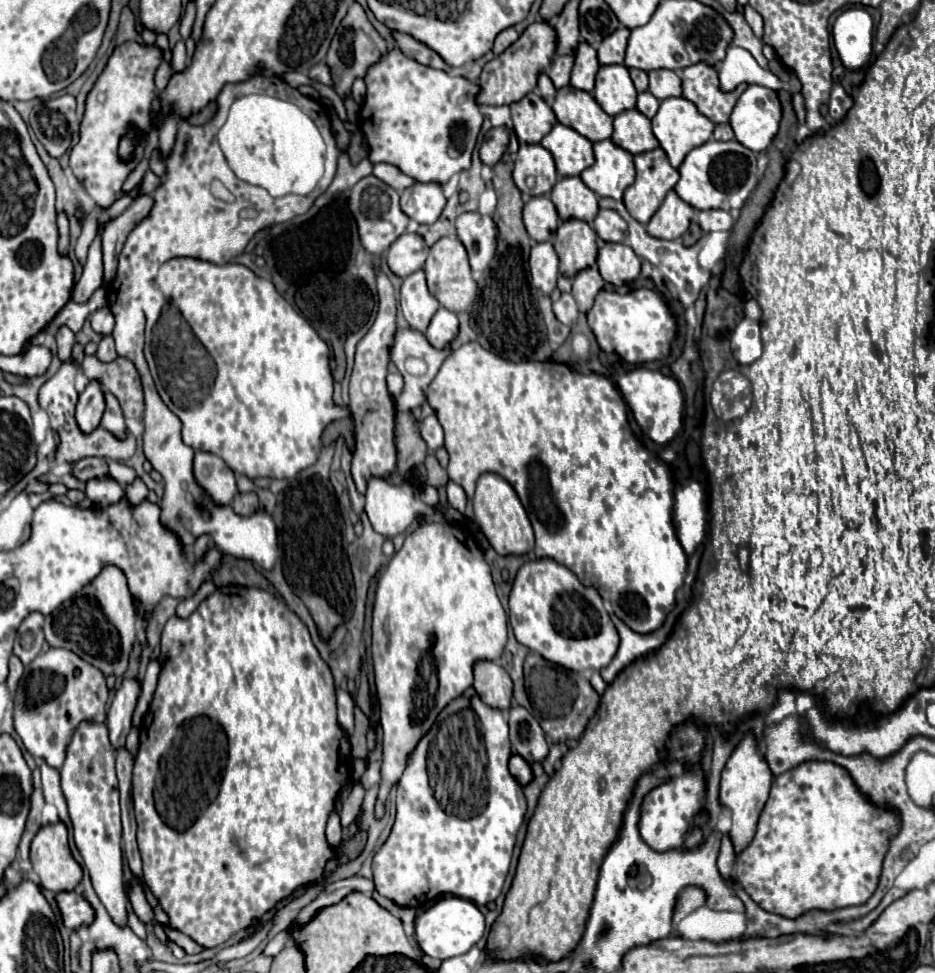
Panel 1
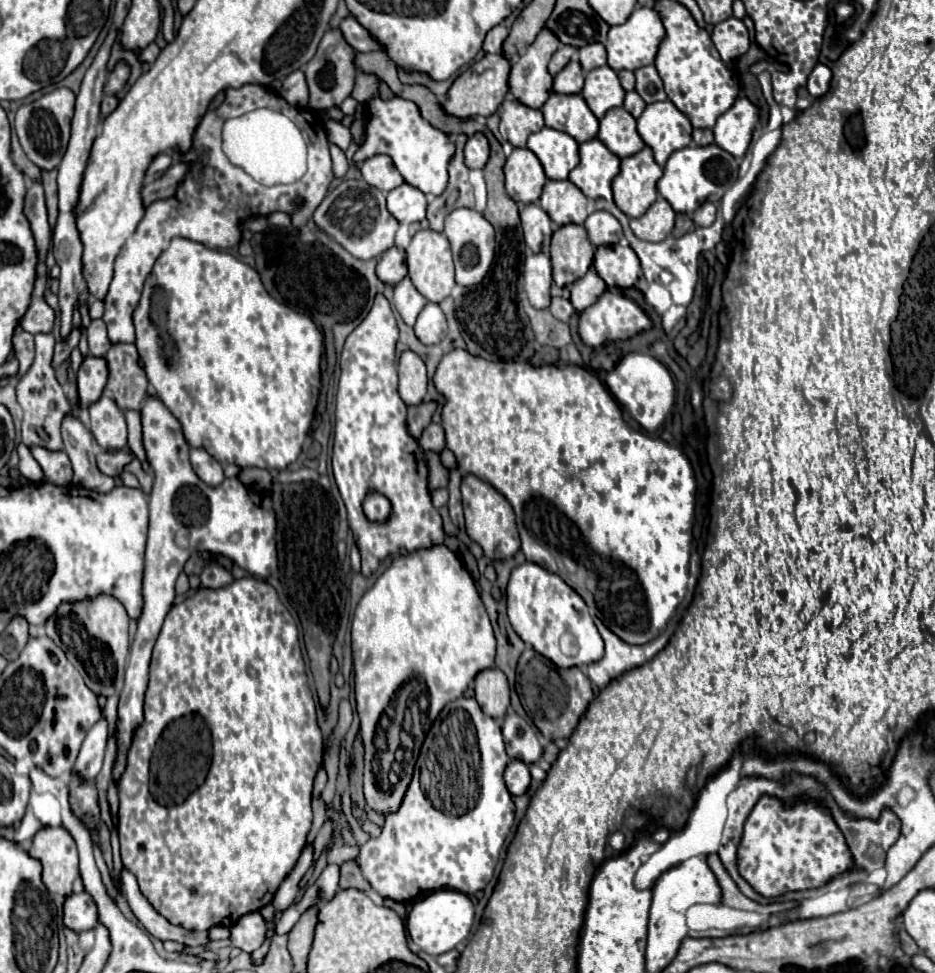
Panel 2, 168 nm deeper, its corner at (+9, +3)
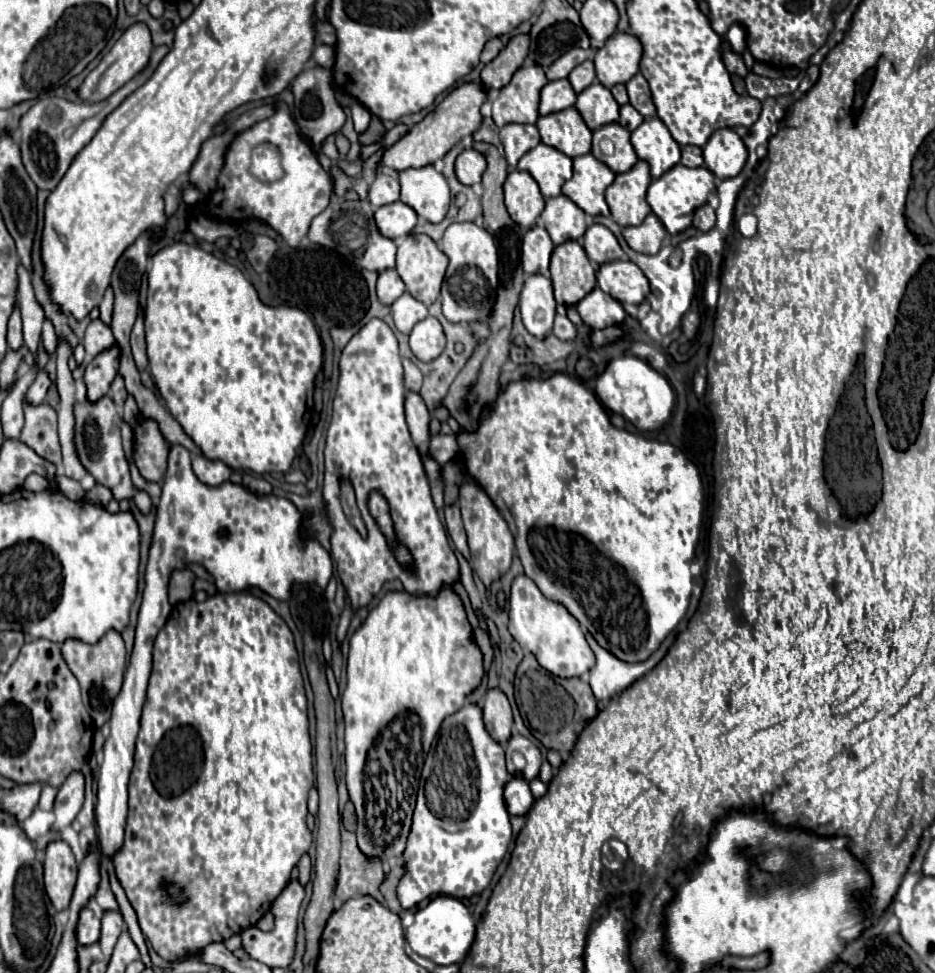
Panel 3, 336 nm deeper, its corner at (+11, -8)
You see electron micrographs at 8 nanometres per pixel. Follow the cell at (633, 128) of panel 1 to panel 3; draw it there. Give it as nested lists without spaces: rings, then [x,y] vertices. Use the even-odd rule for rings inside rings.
[[[617,122],[607,124],[593,132],[591,154],[597,160],[605,162],[615,174],[627,172],[639,160],[631,146],[629,136],[631,136],[631,132],[625,130],[621,124],[617,124]]]

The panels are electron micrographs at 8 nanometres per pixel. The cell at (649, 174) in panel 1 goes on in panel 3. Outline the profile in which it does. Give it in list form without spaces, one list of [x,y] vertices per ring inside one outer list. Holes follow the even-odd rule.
[[[639,160],[629,172],[615,176],[615,182],[605,192],[605,200],[619,226],[639,226],[651,212],[651,206],[645,200],[649,184],[651,174],[645,160]]]

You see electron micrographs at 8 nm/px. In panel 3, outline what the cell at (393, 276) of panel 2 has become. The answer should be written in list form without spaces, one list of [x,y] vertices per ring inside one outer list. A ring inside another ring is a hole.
[[[383,270],[377,280],[377,296],[383,304],[393,304],[405,292],[405,284],[399,278],[397,270]]]

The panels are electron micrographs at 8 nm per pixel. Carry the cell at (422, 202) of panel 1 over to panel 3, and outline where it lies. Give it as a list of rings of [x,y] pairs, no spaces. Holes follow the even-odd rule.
[[[397,200],[397,202],[377,208],[375,222],[377,222],[377,228],[381,230],[381,234],[395,240],[395,238],[407,236],[415,228],[417,212],[411,206],[407,206],[405,202]]]

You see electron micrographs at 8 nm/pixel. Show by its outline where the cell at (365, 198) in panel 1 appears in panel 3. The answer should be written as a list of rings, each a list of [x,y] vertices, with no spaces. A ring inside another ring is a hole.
[[[331,196],[329,206],[319,216],[313,218],[307,236],[311,242],[319,246],[339,252],[359,268],[375,270],[375,272],[395,268],[395,250],[397,250],[395,242],[391,238],[385,238],[379,232],[373,214],[375,214],[375,208],[369,204],[369,200],[343,200],[343,198]]]

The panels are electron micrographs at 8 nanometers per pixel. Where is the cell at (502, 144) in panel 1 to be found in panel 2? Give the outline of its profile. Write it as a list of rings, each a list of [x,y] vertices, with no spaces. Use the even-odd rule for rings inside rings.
[[[475,133],[465,143],[465,163],[469,169],[483,169],[489,159],[489,143],[483,133]]]

